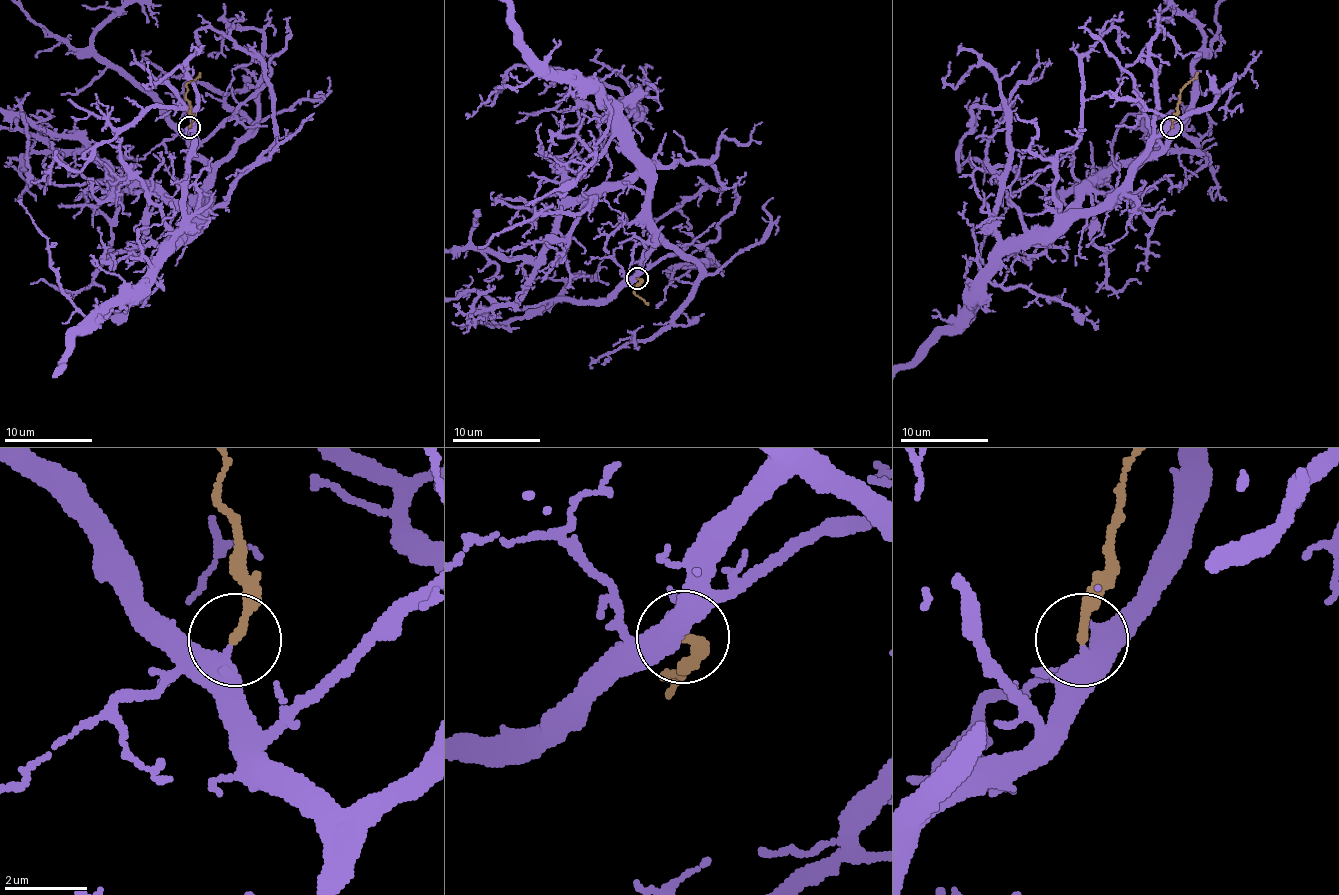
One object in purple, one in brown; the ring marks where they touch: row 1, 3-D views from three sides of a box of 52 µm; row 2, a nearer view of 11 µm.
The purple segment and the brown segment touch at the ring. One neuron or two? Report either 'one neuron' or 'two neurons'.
one neuron

